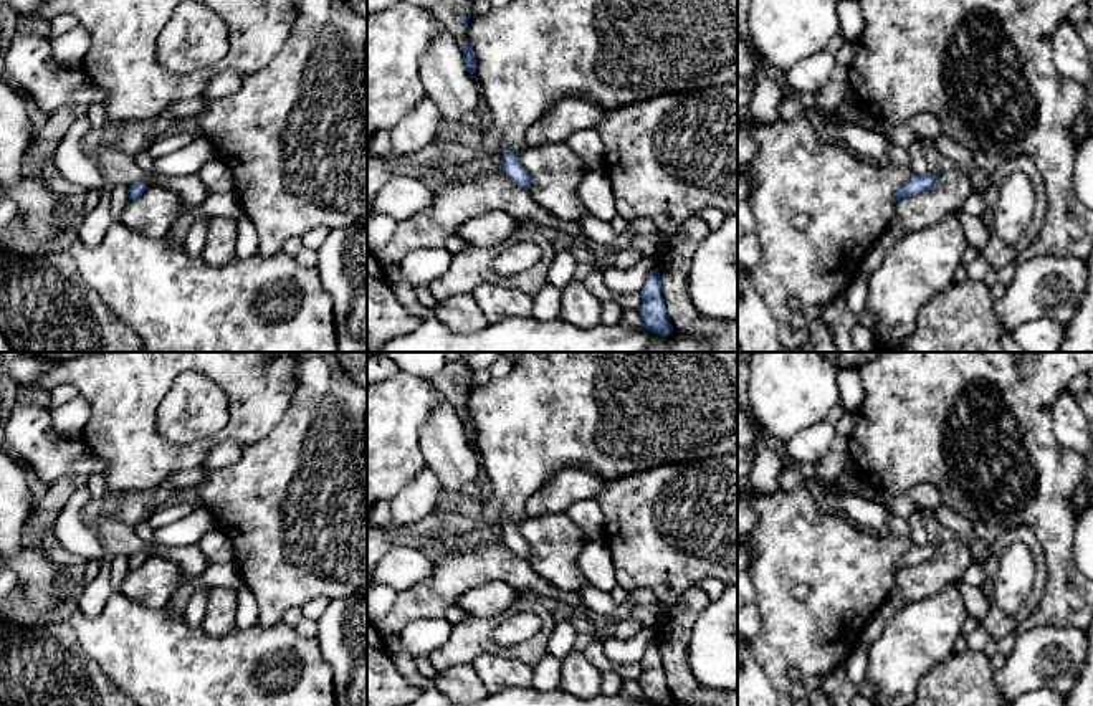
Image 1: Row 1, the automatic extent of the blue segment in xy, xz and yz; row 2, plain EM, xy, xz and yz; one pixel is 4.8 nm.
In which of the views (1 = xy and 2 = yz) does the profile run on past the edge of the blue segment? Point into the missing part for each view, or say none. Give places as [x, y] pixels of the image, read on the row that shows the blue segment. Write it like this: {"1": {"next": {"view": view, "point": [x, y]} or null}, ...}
{"1": {"next": null}, "2": {"next": null}}

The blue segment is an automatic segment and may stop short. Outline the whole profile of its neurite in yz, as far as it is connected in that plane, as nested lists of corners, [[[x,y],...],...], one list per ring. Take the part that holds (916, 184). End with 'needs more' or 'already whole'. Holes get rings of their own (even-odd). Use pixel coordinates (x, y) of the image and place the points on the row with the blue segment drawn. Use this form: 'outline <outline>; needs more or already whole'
outline [[[929,172],[926,175],[913,174],[911,179],[896,190],[895,202],[904,197],[911,197],[911,195],[931,190],[936,180],[938,180],[938,175]]]; already whole

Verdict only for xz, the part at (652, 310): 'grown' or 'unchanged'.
unchanged

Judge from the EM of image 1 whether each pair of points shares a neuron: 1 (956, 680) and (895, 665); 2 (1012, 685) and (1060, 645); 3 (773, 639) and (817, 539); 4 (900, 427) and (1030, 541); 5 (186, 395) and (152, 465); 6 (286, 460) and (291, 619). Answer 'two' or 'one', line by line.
1: two
2: one
3: one
4: two
5: two
6: two

